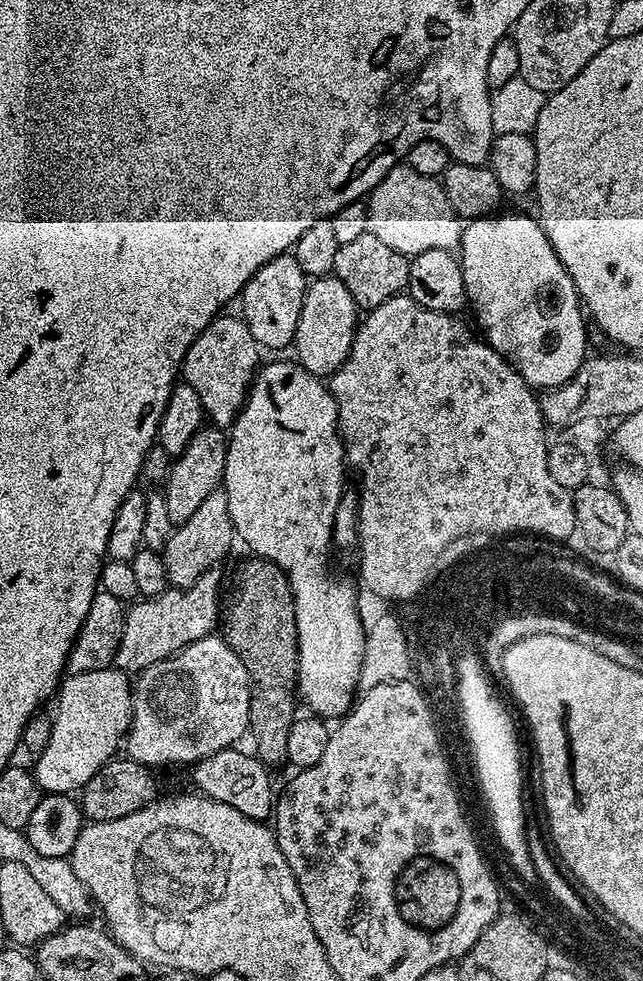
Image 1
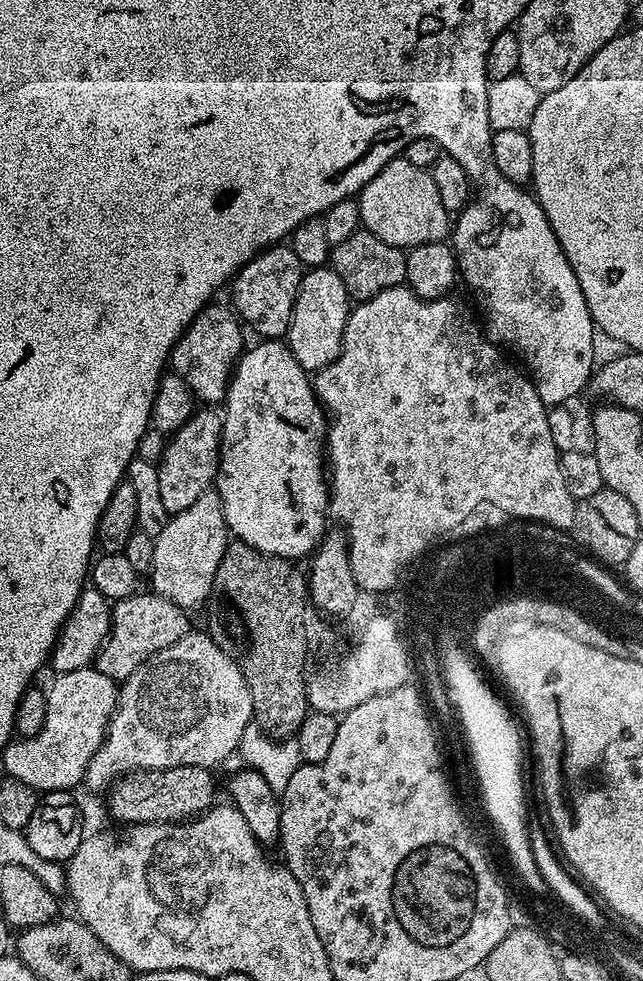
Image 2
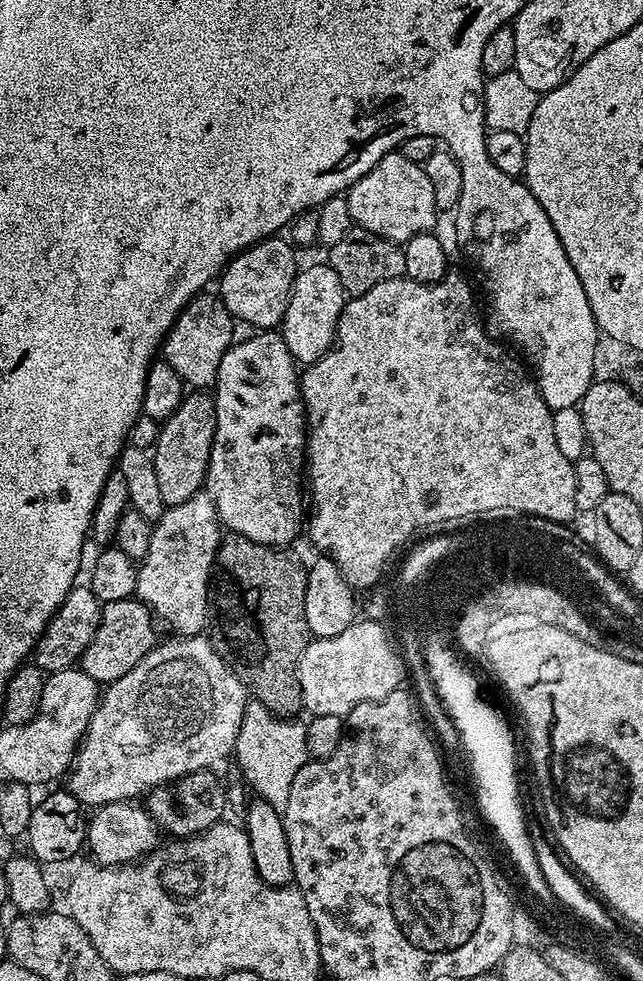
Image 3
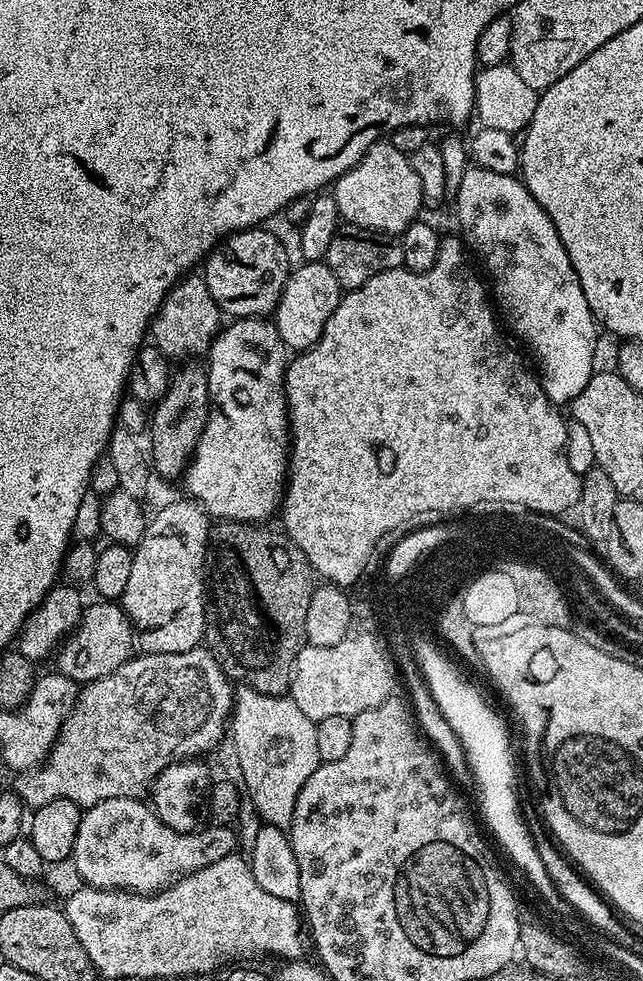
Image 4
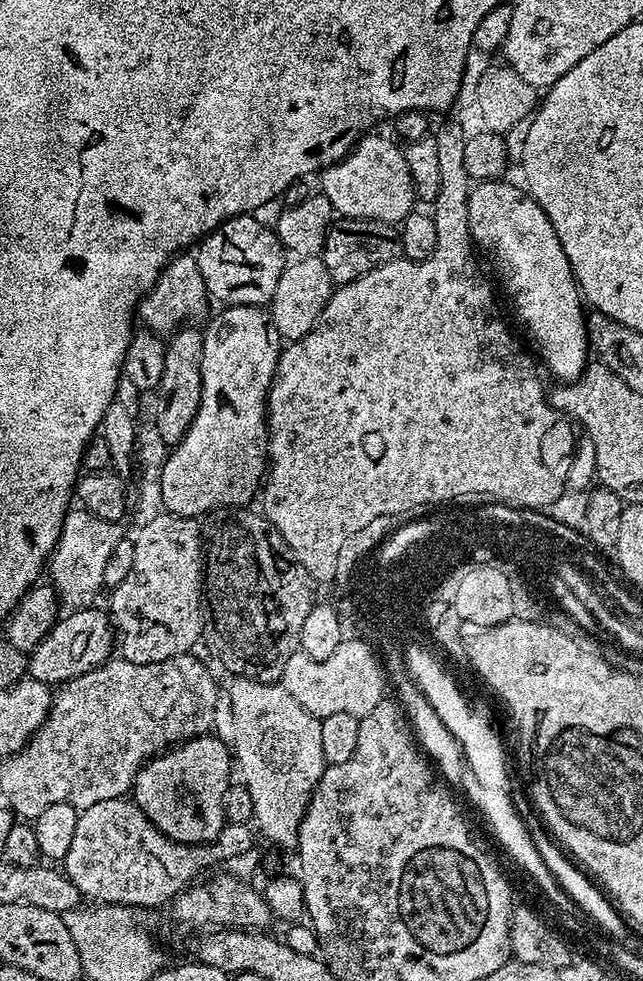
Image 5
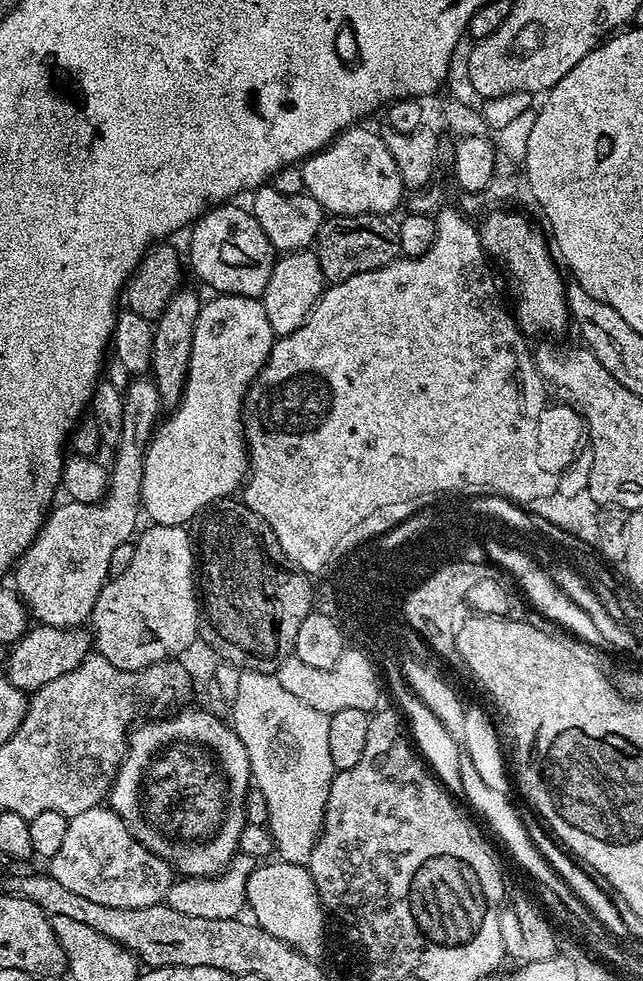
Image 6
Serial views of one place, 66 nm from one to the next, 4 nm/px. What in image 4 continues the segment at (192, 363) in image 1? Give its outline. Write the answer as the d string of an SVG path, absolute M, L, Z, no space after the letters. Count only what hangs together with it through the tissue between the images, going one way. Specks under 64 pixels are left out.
M188 274L168 291L162 306L156 311L150 325L150 340L154 347L169 361L188 362L192 356L207 357L212 343L222 327L222 313L218 302L210 294L203 275Z

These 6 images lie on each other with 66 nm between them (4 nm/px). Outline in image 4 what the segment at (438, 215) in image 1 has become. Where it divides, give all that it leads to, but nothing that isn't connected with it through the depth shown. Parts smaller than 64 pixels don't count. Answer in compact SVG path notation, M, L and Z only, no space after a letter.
M391 142L375 144L360 159L359 164L354 165L349 172L340 176L331 185L330 194L334 202L338 202L340 219L345 225L353 224L353 229L364 232L375 232L392 238L397 234L403 234L411 224L417 223L420 208L425 207L422 182L418 182L418 174L414 174L414 166L408 161L409 153L398 150Z

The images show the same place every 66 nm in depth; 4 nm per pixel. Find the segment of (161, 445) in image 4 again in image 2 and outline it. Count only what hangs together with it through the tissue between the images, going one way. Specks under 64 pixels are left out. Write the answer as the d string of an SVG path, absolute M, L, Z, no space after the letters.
M200 406L182 427L167 437L168 445L158 459L157 474L162 503L168 513L186 510L186 506L198 502L198 498L202 498L202 494L215 485L216 472L220 468L220 439L223 429L224 422L217 409Z

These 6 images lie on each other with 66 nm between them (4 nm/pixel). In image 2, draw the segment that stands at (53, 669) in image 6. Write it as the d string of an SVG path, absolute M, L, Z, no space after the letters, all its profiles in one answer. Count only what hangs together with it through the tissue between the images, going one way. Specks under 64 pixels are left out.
M140 590L130 598L117 600L111 605L111 610L112 628L100 653L96 655L94 667L106 674L106 678L117 682L130 678L138 666L142 666L154 654L174 646L174 642L178 642L190 631L189 613L151 590Z

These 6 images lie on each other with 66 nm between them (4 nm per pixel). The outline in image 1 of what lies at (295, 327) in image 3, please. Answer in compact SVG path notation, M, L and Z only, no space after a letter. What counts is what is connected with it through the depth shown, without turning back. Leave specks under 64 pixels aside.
M331 274L313 279L304 295L302 314L298 318L295 359L310 374L331 378L352 352L357 327L358 309L354 298L350 298L350 290L346 290L346 286Z

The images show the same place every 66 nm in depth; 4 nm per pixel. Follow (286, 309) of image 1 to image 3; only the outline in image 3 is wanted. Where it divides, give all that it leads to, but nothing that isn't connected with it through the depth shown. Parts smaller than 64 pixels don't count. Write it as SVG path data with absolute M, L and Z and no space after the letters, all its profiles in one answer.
M279 235L260 240L233 256L218 277L218 295L226 310L237 321L253 324L256 330L276 330L284 322L292 283L298 271L297 249Z

